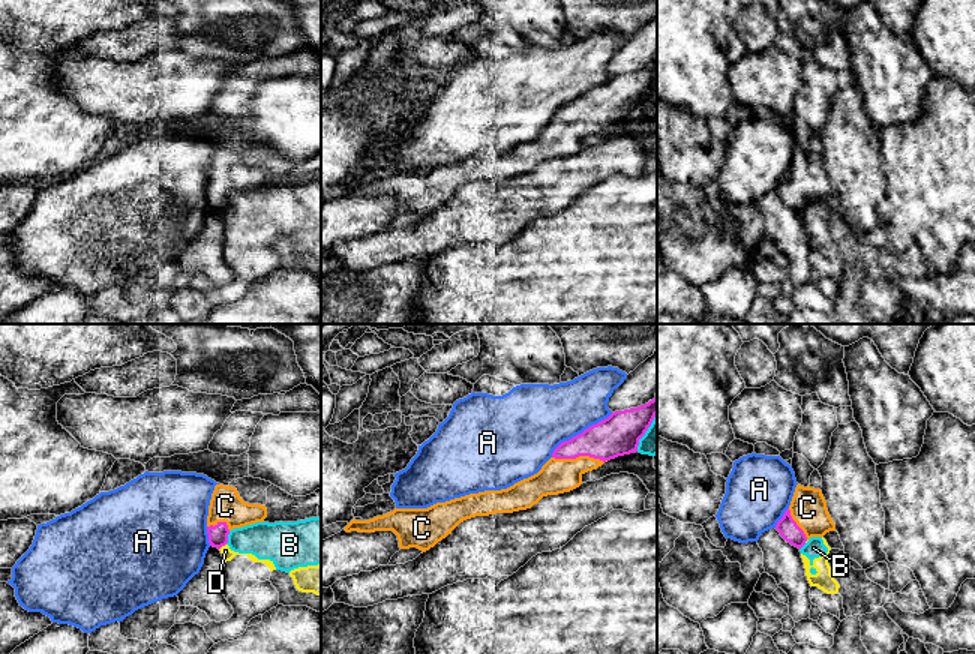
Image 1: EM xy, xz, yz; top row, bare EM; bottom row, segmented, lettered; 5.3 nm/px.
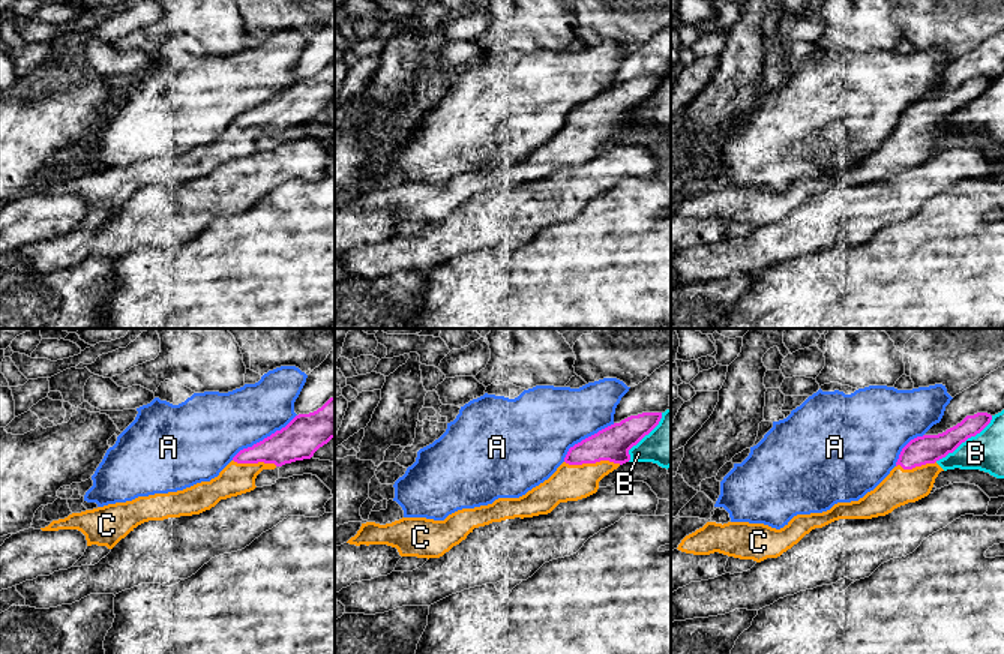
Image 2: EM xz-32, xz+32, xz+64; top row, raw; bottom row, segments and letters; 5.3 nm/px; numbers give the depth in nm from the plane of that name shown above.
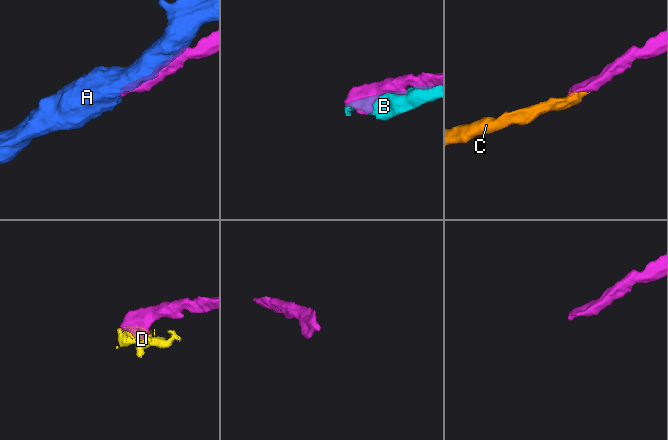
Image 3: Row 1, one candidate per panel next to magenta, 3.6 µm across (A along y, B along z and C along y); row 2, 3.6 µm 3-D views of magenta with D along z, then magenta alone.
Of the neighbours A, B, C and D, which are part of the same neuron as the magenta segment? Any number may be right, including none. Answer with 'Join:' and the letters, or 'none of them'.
Join: C

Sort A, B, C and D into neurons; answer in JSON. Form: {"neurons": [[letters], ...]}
{"neurons": [["A"], ["B", "D"], ["C"]]}

